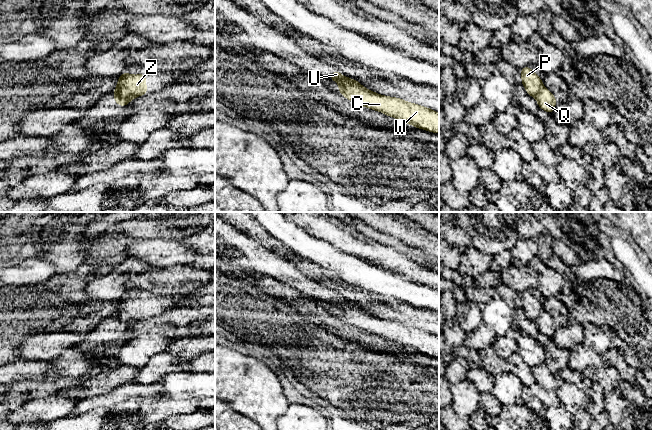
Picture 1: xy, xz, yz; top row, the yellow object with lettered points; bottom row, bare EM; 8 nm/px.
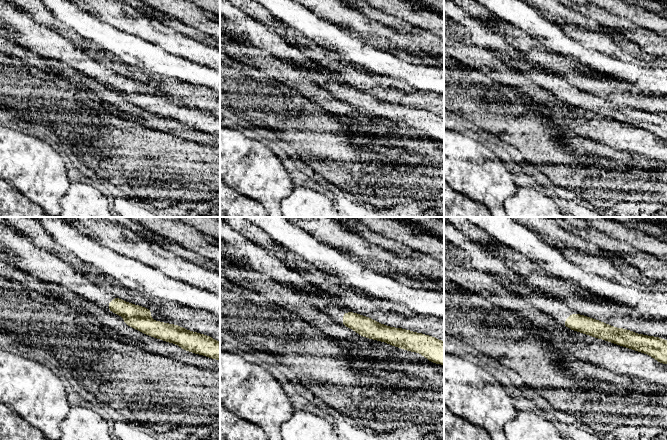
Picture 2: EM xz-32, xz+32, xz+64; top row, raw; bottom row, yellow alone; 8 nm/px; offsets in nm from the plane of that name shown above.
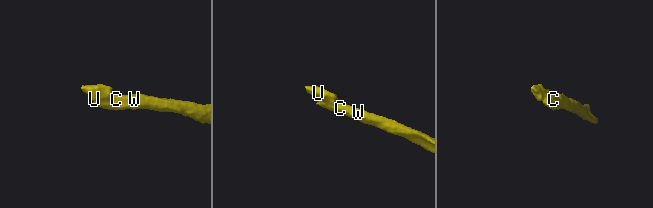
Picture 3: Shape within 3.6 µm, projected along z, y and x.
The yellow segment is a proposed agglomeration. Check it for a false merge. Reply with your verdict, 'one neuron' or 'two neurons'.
two neurons

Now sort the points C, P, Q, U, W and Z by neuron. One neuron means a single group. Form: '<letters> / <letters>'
C Q W / P U Z

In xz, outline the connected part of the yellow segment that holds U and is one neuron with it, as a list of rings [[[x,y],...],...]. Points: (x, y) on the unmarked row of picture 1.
[[[334,295],[330,300],[328,300],[329,303],[337,306],[341,309],[359,309],[362,310],[359,305],[356,305],[352,302],[346,301],[342,299],[339,295]]]

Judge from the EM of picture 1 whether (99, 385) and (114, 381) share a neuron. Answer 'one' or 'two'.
one

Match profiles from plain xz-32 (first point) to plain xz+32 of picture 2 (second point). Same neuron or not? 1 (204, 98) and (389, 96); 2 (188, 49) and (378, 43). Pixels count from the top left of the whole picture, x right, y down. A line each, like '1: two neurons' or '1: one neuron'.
1: one neuron
2: two neurons

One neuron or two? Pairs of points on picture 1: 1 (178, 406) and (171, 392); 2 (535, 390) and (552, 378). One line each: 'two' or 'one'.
1: two
2: two

